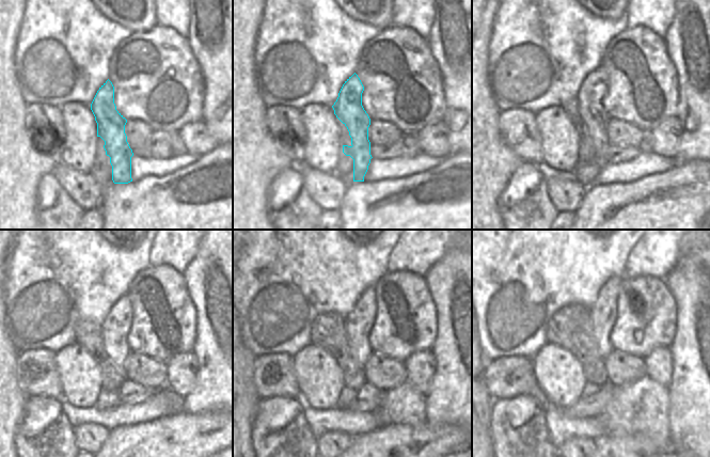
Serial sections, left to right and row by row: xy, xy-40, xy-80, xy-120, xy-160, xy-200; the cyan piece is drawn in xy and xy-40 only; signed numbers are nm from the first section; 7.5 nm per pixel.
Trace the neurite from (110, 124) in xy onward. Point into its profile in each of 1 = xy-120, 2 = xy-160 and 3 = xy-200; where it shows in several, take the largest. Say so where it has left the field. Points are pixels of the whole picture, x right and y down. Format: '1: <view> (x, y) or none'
1: xy-120 (116, 326)
2: xy-160 (360, 320)
3: xy-200 (605, 308)

